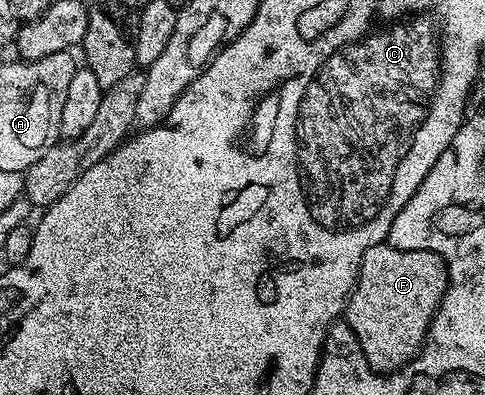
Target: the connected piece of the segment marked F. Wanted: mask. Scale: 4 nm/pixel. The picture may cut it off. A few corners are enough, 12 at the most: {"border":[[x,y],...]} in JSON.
{"border":[[365,251],[343,317],[374,371],[411,362],[447,291],[444,259]]}

